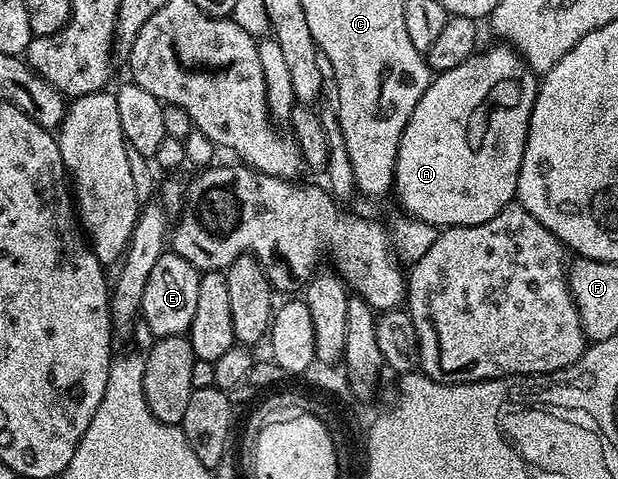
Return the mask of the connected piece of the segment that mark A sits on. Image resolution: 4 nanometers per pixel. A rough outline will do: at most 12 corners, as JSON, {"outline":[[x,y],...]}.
{"outline":[[507,43],[437,73],[395,196],[437,227],[513,204],[537,74]]}

